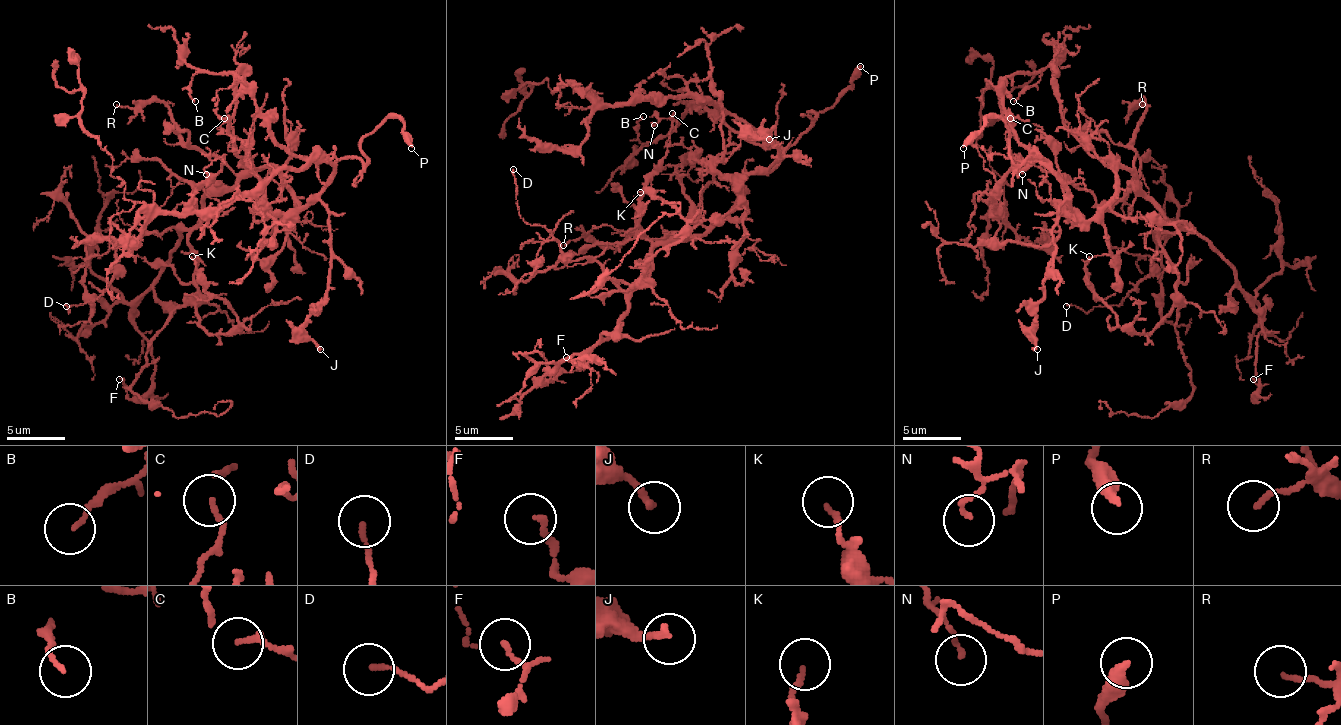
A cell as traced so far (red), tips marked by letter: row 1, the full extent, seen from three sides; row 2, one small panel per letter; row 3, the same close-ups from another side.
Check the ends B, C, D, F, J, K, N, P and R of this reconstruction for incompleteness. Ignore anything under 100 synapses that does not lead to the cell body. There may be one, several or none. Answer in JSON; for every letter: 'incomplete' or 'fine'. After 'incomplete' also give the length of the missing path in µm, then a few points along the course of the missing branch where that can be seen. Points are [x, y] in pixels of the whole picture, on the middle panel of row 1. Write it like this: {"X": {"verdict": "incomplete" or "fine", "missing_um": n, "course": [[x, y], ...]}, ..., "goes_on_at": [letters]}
{"B": {"verdict": "fine"}, "C": {"verdict": "fine"}, "D": {"verdict": "fine"}, "F": {"verdict": "fine"}, "J": {"verdict": "fine"}, "K": {"verdict": "fine"}, "N": {"verdict": "fine"}, "P": {"verdict": "incomplete", "missing_um": 90}, "R": {"verdict": "fine"}, "goes_on_at": ["P"]}

